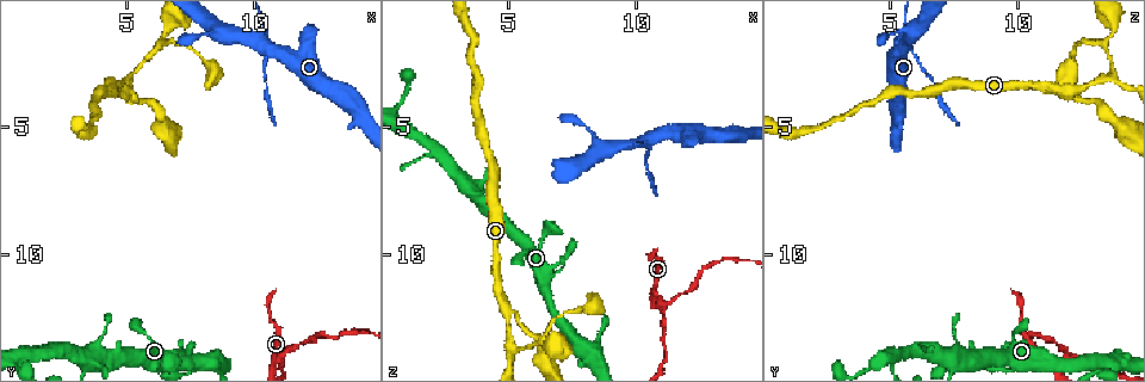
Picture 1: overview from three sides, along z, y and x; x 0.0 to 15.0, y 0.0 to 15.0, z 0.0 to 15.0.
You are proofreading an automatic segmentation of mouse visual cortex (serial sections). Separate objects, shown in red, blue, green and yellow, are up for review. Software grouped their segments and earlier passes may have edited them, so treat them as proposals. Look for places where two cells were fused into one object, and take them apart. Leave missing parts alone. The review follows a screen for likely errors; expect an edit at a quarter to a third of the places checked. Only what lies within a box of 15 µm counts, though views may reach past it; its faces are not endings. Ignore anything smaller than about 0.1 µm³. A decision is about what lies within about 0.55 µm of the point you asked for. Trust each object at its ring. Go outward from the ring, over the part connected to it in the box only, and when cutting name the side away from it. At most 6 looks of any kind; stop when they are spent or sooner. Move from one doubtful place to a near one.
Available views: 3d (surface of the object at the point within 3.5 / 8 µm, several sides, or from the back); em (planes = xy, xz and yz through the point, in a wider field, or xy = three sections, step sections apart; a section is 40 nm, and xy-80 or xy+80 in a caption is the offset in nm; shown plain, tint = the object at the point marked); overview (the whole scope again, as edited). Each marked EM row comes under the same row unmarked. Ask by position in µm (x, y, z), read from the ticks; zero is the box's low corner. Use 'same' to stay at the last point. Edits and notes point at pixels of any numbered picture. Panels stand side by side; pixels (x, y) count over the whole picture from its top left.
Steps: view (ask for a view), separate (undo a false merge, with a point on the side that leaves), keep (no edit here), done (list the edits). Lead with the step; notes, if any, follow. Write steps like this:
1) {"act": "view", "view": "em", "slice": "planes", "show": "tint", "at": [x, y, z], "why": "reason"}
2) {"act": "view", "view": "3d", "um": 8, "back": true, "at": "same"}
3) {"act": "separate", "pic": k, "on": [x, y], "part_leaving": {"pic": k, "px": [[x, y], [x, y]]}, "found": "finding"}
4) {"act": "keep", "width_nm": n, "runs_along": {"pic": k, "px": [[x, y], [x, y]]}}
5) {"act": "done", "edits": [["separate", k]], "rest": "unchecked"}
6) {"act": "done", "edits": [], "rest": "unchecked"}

{"act": "view", "view": "3d", "um": 3.5, "back": true, "at": [10.4, 1.8, 5.6], "why": "three arms meet"}

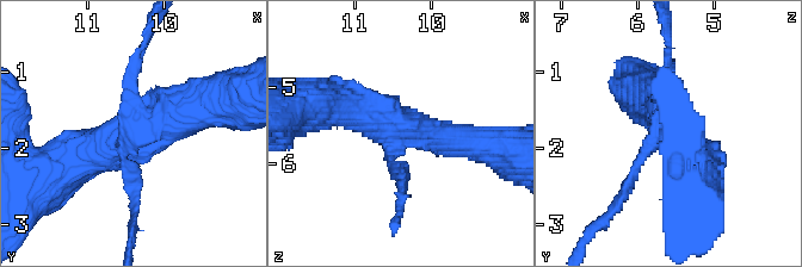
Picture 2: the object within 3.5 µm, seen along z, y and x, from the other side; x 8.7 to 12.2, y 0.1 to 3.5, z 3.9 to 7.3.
{"act": "view", "view": "em", "slice": "xy", "step": 3, "show": "tint", "at": [10.30, 1.80, 5.50], "why": "need the tissue"}

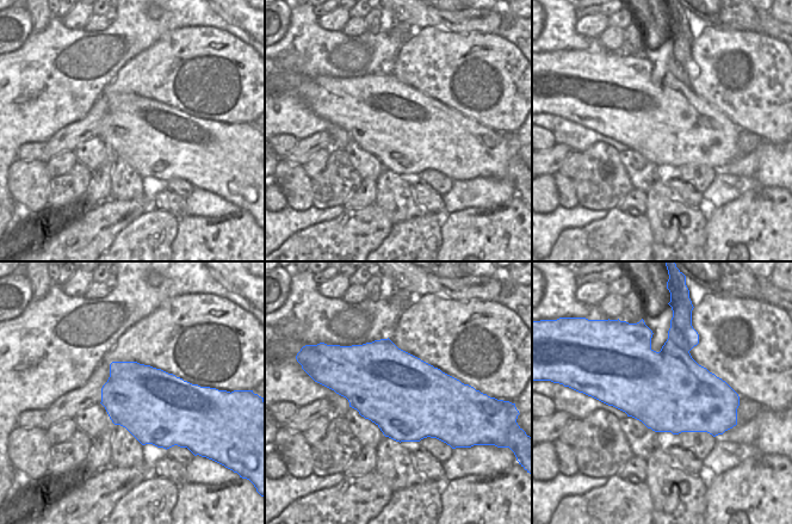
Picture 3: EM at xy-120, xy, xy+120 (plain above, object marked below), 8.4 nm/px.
{"act": "separate", "pic": 2, "on": [633, 177], "found": "two cells meet here"}

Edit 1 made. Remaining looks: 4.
{"act": "view", "view": "3d", "um": 3.5, "at": [11.0, 14.1, 11.9], "why": "sharp bend"}

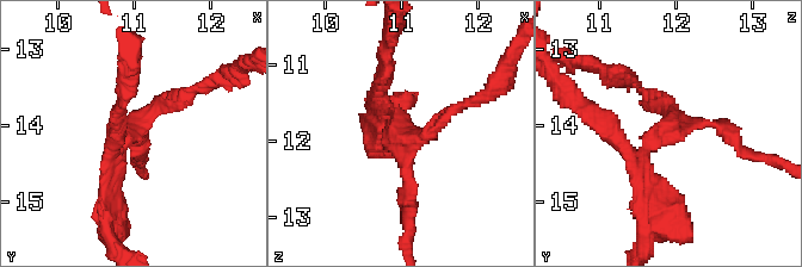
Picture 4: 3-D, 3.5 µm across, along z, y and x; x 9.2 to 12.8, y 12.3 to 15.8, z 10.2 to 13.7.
{"act": "view", "view": "em", "slice": "planes", "show": "tint", "at": [11.05, 13.95, 11.95], "arms": 3, "arm_widths_nm": [150, 150, 150], "why": "now the EM"}

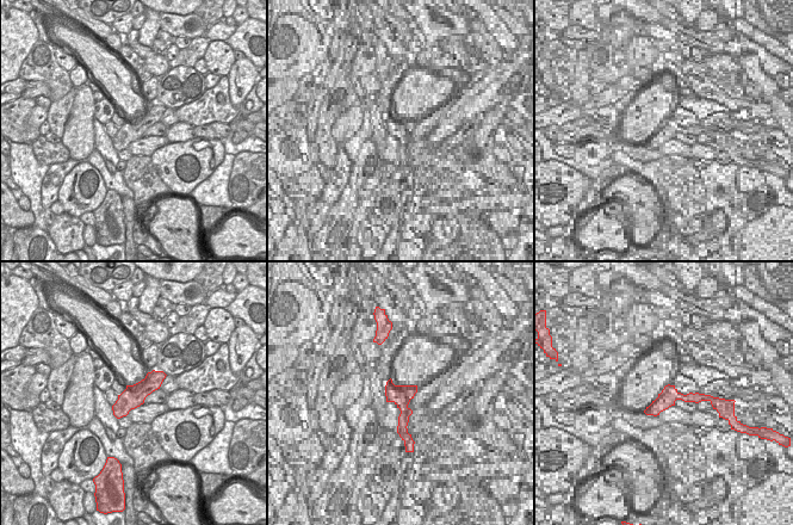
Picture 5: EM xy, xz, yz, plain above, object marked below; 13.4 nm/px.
{"act": "separate", "pic": 4, "on": [401, 144], "part_leaving": {"pic": 4, "px": [[394, 115], [417, 140], [472, 103]]}, "found": "a second cell is stuck on"}

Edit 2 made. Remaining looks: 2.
{"act": "view", "view": "3d", "um": 3.5, "at": [1.1, 14.2, 5.1], "why": "three-way junction"}

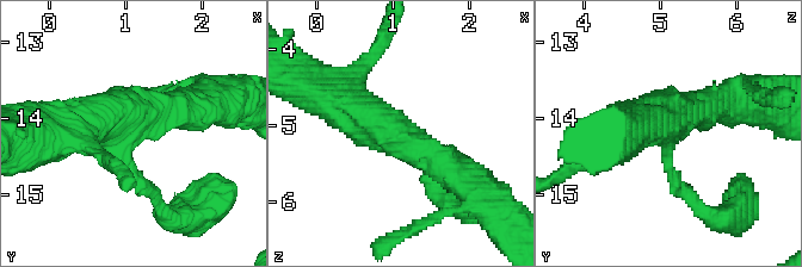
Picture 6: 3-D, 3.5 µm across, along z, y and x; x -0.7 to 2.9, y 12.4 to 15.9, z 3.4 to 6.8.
{"act": "view", "view": "em", "slice": "planes", "show": "tint", "at": [1.00, 14.20, 5.10], "arms": 3, "arm_widths_nm": [150, 450, 450]}

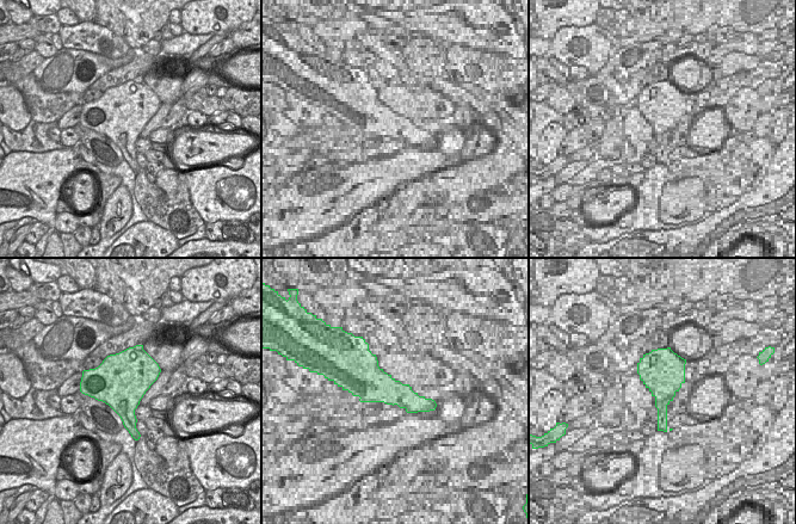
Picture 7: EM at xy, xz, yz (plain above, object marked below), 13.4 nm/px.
{"act": "keep", "width_nm": 700, "runs_along": {"pic": 6, "px": [[466, 179], [358, 112], [347, 85]]}, "found": "continuous, no second cell"}

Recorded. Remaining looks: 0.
{"act": "done", "edits": [["separate", 2], ["separate", 4]], "rest": "unchecked"}

